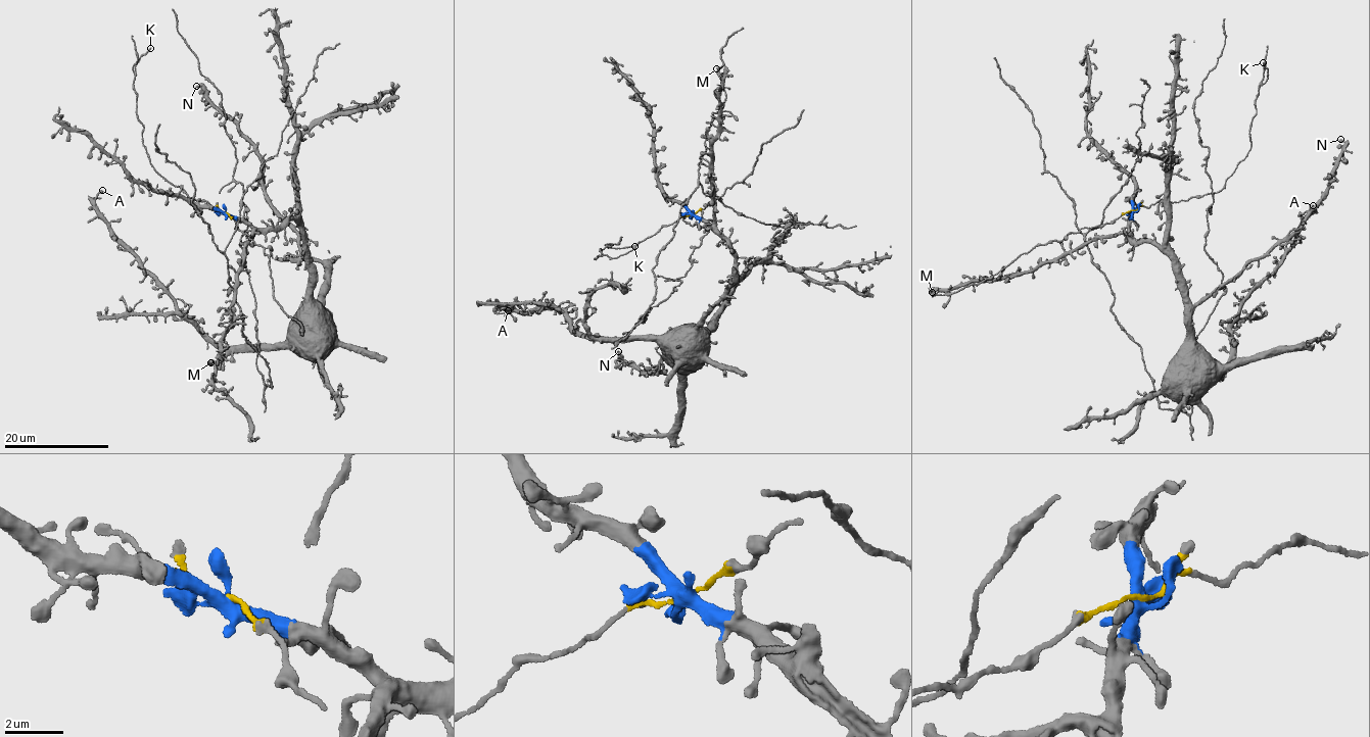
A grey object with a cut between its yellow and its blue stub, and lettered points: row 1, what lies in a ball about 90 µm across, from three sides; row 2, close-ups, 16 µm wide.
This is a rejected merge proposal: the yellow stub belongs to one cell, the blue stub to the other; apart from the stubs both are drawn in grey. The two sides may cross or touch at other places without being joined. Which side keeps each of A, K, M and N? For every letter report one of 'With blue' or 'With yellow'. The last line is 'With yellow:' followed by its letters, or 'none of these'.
A: With blue
K: With yellow
M: With blue
N: With blue
With yellow: K

